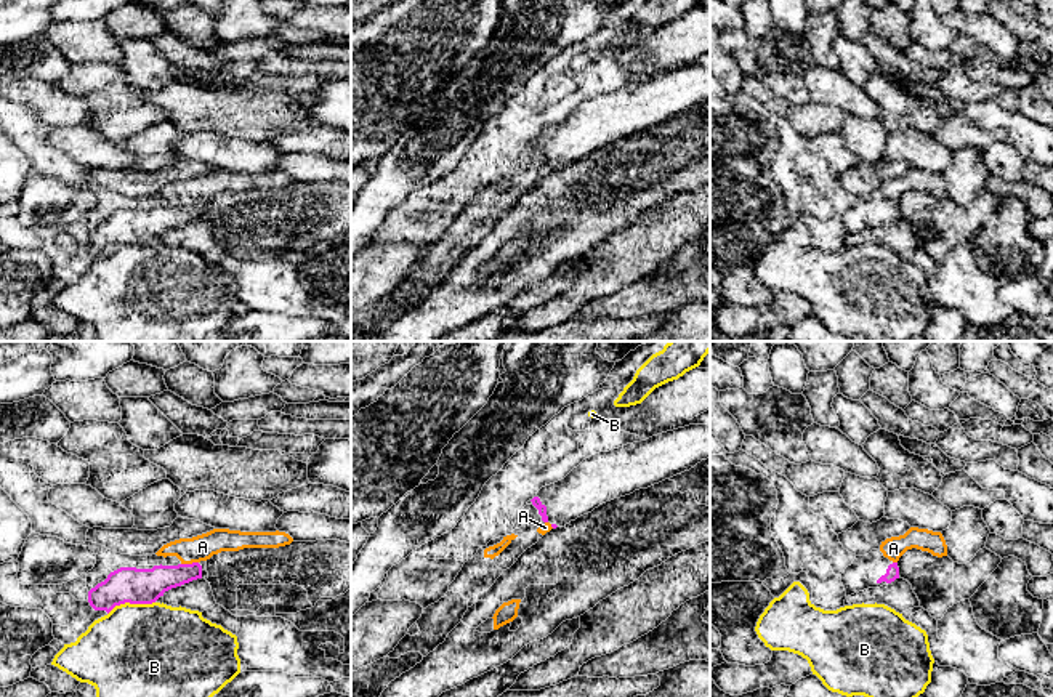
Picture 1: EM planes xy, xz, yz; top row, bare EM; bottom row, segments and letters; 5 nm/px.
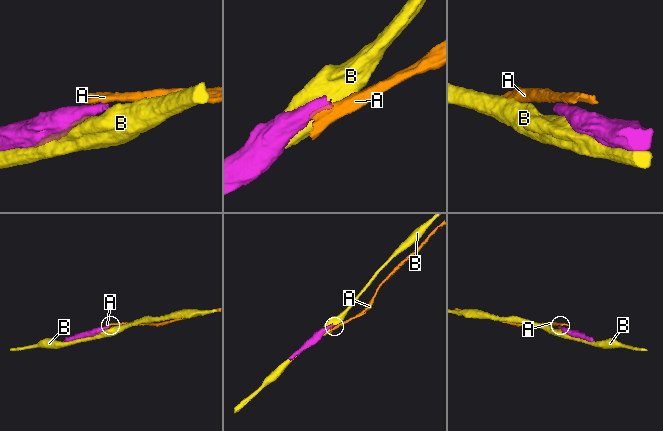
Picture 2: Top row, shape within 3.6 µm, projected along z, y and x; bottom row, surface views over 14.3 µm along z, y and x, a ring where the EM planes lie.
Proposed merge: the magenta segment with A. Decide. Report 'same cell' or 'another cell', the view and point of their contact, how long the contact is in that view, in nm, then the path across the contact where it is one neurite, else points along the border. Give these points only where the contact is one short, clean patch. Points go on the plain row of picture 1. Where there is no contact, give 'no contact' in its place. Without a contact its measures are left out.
another cell | xy (189, 205) | 90 nm | along xy (197, 202), (181, 205)

